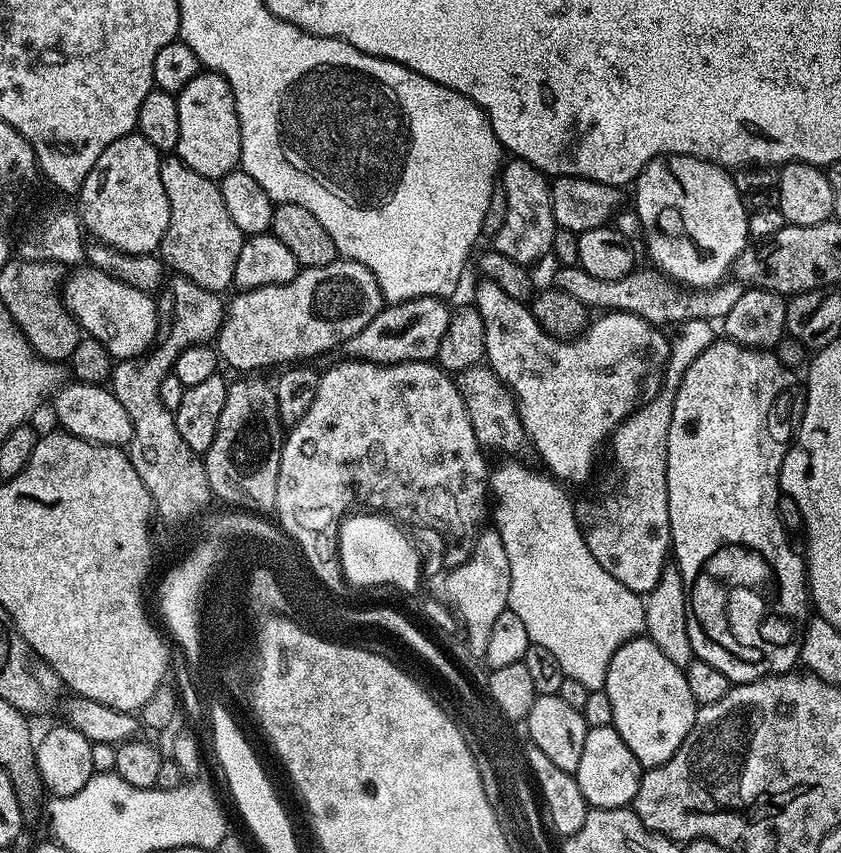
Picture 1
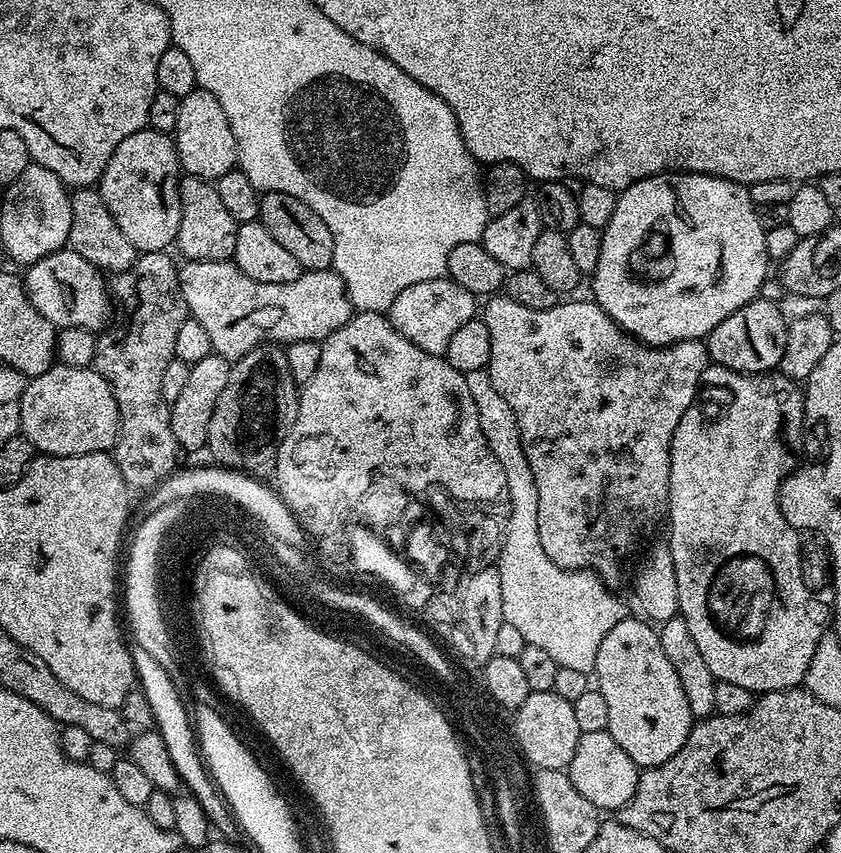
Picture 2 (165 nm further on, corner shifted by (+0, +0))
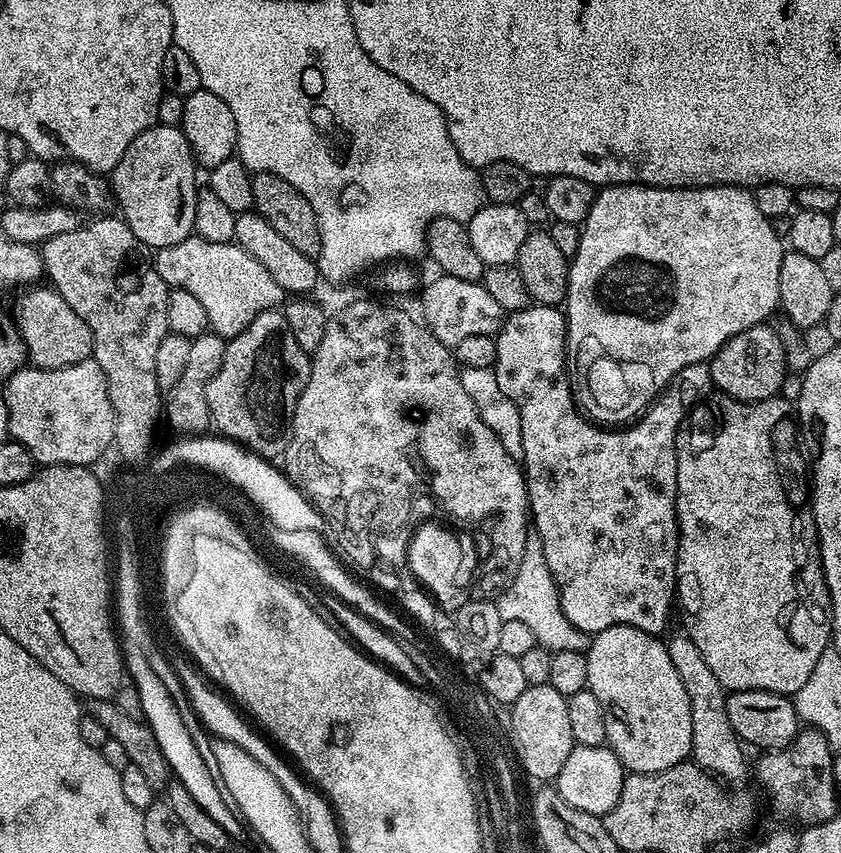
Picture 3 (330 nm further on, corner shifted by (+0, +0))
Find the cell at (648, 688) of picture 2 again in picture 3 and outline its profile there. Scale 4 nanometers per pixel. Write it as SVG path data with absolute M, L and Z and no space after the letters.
M615 624L595 633L586 649L588 658L588 688L602 702L606 714L607 747L615 752L629 773L661 772L670 766L685 763L692 754L690 730L690 698L674 662L670 662L667 643L660 636L651 636L634 626Z

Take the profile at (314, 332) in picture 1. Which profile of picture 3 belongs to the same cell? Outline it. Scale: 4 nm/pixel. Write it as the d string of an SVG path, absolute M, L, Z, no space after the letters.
M193 234L169 248L155 249L154 263L169 289L190 290L190 294L202 302L208 327L217 336L237 336L255 316L279 309L286 299L286 294L271 274L234 242L206 242Z

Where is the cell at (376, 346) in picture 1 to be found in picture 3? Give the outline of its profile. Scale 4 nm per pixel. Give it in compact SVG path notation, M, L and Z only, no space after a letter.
M437 275L437 280L432 280L424 288L420 296L420 308L424 311L423 323L448 349L454 350L458 342L467 336L486 334L495 336L504 325L506 313L490 294L486 294L483 283L475 280L463 280L453 276Z

